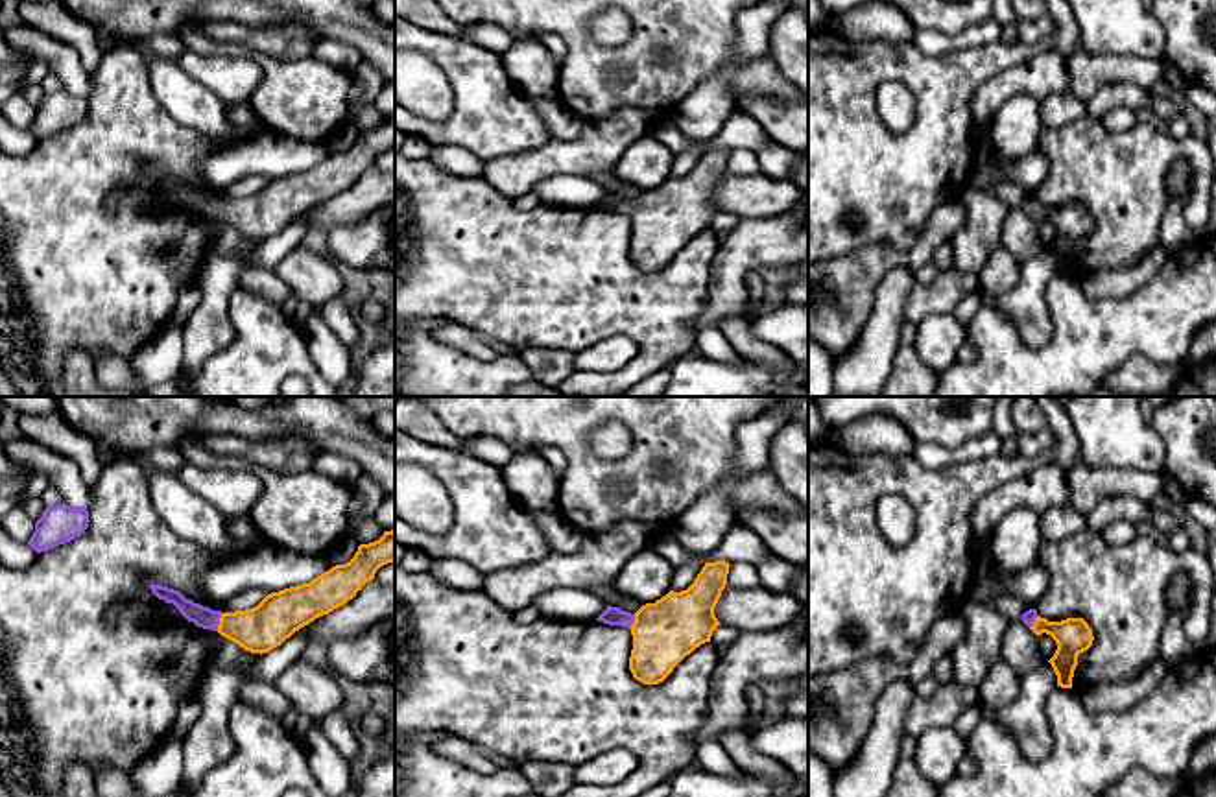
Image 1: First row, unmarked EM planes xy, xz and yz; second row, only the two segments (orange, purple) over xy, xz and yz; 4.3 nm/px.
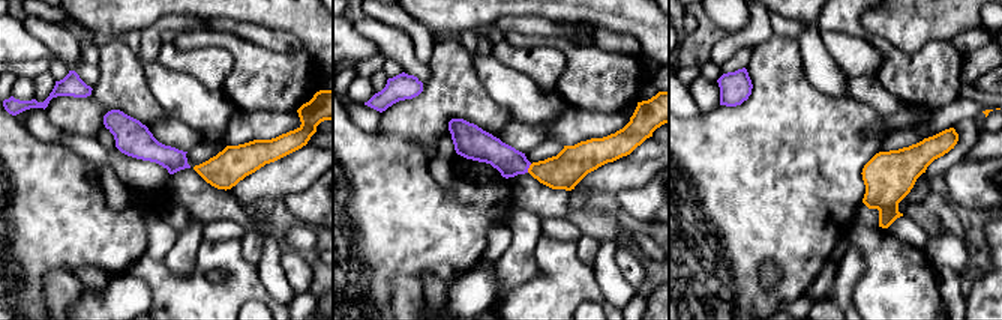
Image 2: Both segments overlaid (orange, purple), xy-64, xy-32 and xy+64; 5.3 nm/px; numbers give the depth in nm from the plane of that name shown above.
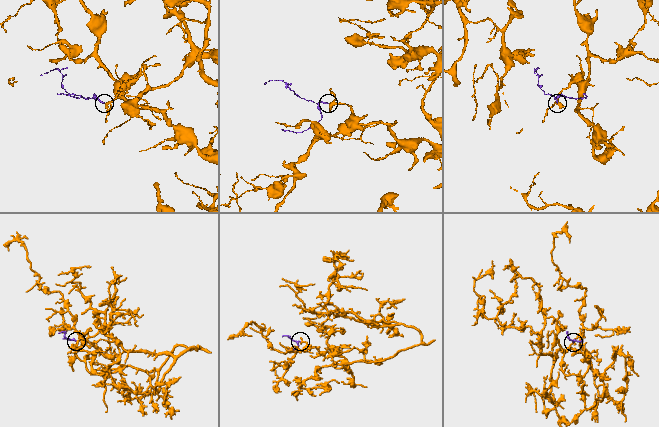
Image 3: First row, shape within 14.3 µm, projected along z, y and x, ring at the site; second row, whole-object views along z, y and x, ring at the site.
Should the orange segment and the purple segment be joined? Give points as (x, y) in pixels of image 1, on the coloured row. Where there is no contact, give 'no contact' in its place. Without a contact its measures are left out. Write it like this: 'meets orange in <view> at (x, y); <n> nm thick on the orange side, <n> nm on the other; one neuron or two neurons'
meets orange in xy at (220, 622); 200 nm thick on the orange side, 90 nm on the other; one neuron

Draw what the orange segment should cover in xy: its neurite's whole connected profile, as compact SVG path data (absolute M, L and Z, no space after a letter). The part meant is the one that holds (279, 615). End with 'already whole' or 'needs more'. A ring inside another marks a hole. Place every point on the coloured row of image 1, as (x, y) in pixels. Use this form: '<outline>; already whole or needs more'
M395 529L369 544L360 544L354 557L336 565L310 583L268 594L256 607L221 613L186 600L179 590L149 585L153 594L173 603L197 627L218 631L251 653L268 653L316 618L332 613L375 579L380 566L395 561Z; needs more

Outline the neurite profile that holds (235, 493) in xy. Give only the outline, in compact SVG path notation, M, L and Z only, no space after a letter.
M185 463L177 470L183 485L227 517L249 518L262 494L256 474L245 470L203 469Z

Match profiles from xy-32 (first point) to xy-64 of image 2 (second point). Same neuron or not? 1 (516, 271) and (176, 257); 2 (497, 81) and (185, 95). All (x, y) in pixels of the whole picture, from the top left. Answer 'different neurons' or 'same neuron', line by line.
1: same neuron
2: same neuron

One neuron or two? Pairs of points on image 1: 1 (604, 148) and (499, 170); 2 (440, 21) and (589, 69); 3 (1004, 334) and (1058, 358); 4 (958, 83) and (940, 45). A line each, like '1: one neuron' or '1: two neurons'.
1: one neuron
2: two neurons
3: one neuron
4: two neurons

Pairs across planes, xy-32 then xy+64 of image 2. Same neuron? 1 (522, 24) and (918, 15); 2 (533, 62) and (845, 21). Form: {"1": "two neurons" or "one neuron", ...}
{"1": "one neuron", "2": "two neurons"}

